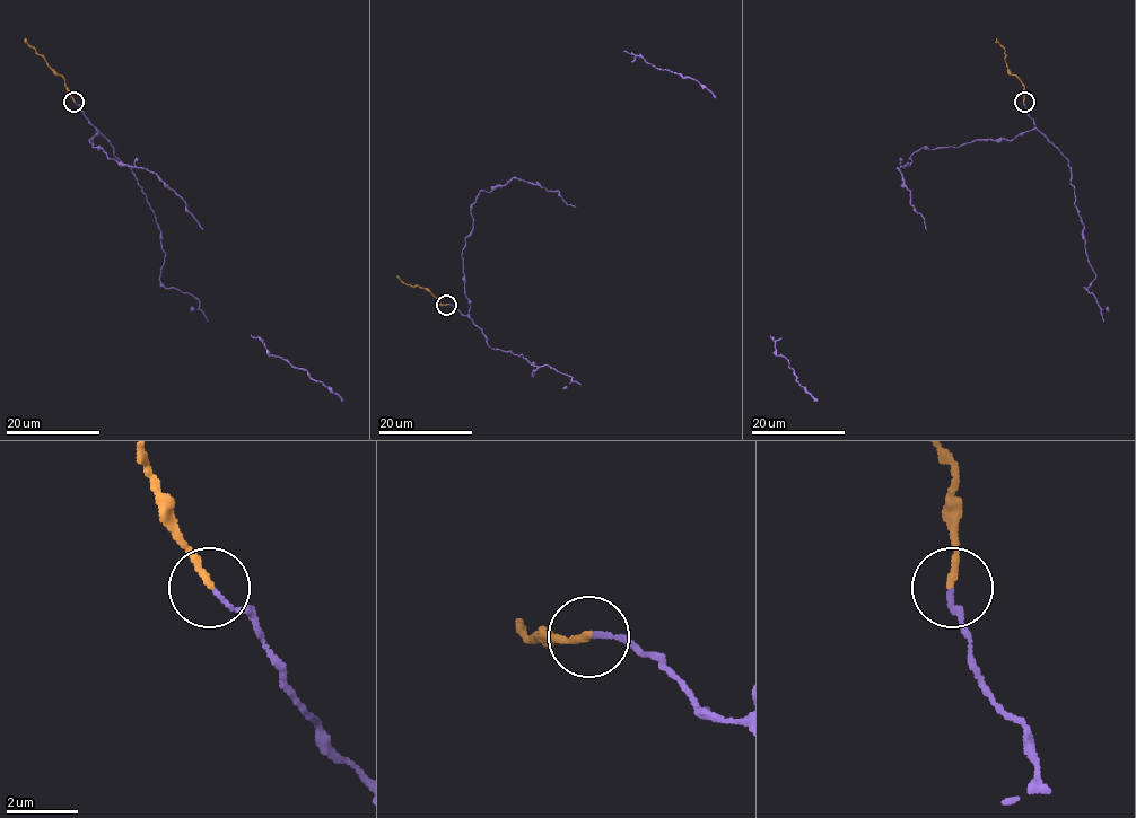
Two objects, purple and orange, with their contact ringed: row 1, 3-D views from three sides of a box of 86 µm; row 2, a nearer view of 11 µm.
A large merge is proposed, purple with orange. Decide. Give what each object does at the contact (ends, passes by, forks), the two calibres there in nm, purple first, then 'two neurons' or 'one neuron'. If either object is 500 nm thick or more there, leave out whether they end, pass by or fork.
purple ends | orange ends | 110/190 nm | one neuron

